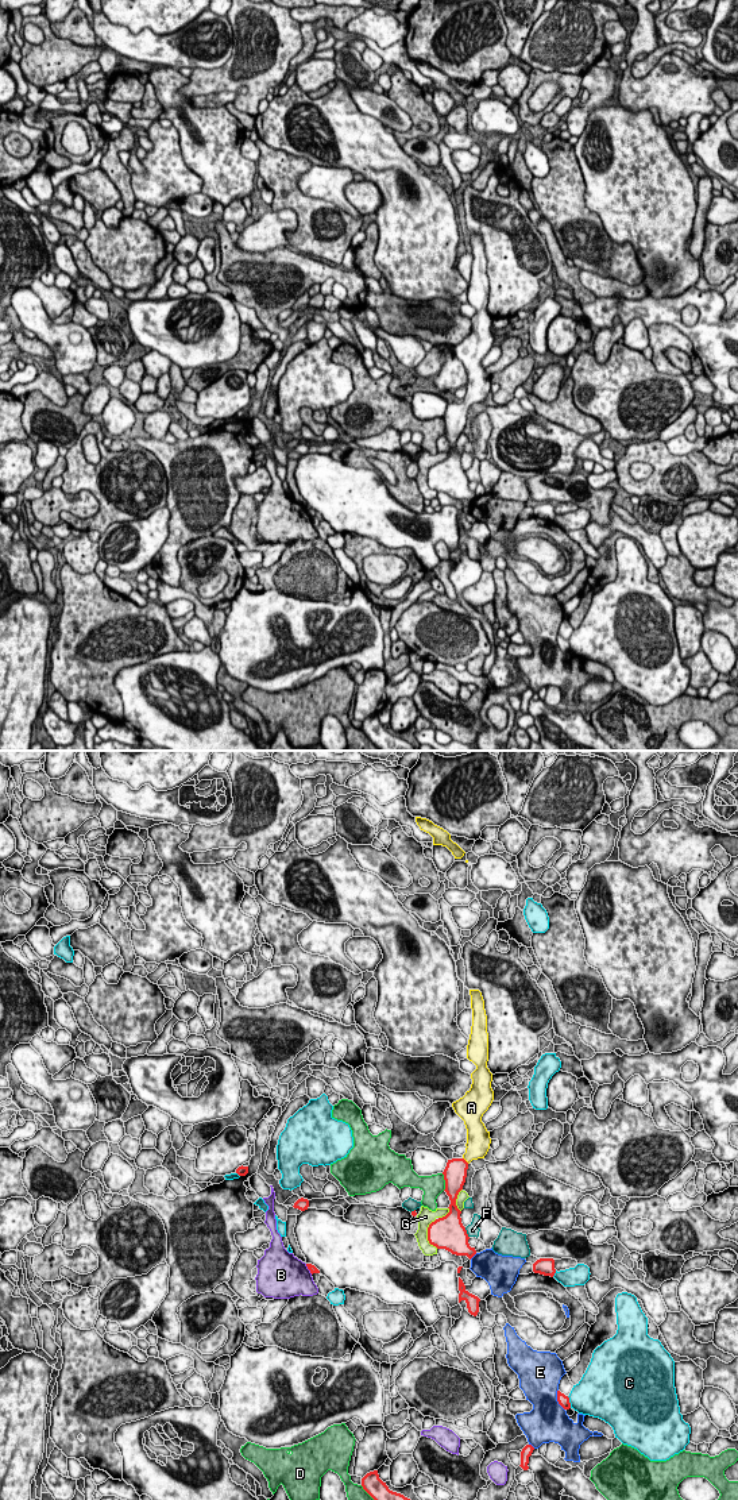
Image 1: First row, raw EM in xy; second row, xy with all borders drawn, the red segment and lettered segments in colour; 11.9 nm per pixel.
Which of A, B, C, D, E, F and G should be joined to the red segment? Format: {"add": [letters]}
{"add": ["A"]}

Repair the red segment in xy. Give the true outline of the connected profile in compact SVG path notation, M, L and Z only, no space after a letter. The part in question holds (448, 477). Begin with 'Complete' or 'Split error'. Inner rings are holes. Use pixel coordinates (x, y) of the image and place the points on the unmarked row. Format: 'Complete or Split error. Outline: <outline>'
Split error. Outline: M470 234L470 239L472 270L467 289L467 302L476 309L476 313L471 317L471 332L463 342L452 347L455 356L464 365L467 392L461 402L448 404L443 416L444 435L451 444L449 456L429 468L428 485L437 493L445 493L456 500L467 500L471 504L476 494L468 487L470 481L461 467L461 455L456 450L456 443L465 427L468 408L472 404L484 402L490 393L490 375L482 366L482 360L494 344L494 335L491 332L492 317L487 312L488 277L484 244L479 234Z

